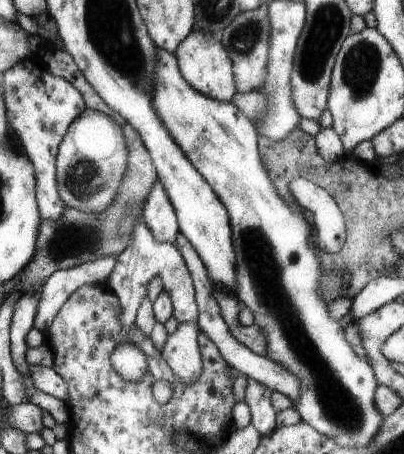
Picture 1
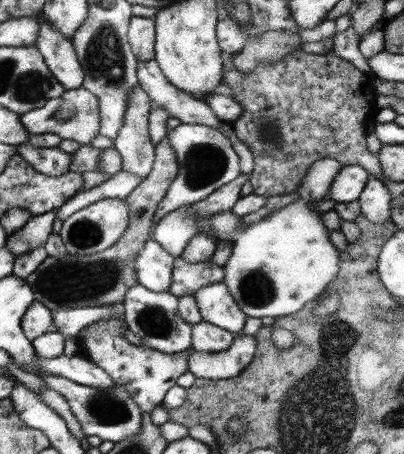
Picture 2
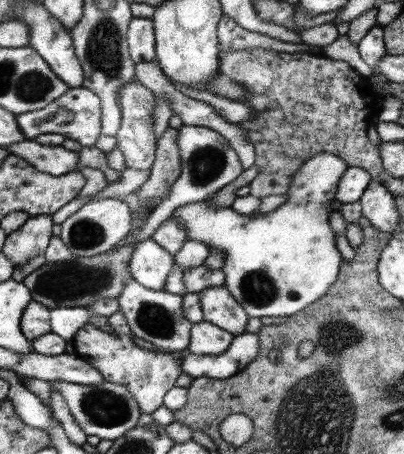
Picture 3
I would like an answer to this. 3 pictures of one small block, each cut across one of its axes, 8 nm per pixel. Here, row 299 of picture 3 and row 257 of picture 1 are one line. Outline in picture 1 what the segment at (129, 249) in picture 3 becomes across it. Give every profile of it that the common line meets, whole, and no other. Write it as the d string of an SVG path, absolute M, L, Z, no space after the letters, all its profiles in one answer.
M125 124L123 136L129 150L129 162L125 176L119 184L119 190L115 194L115 200L99 214L85 214L75 208L67 208L59 220L43 220L37 234L37 250L33 254L33 260L19 272L21 274L21 292L23 294L35 294L43 282L55 274L57 270L69 270L75 266L81 266L85 262L93 262L103 256L117 258L131 242L133 228L141 220L143 206L157 182L157 170L153 166L151 154L145 148L139 132Z

